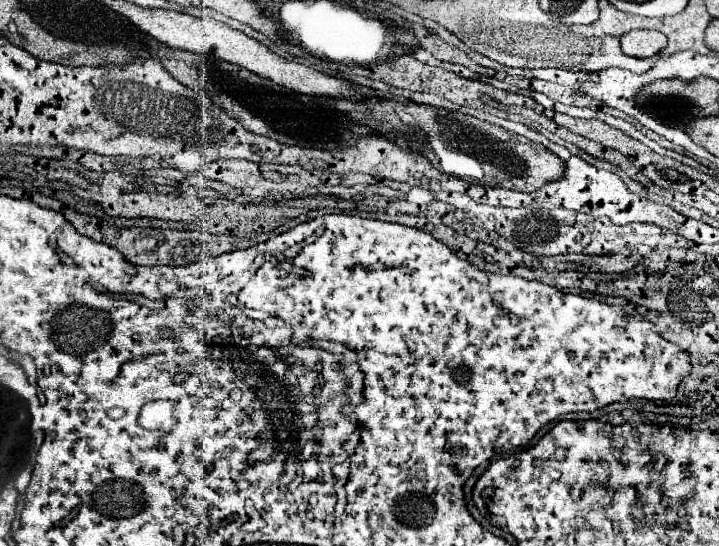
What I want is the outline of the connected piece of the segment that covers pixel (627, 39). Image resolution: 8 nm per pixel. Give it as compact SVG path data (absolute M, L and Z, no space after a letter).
M634 30L622 36L622 52L636 58L652 58L666 48L666 36L656 30Z

